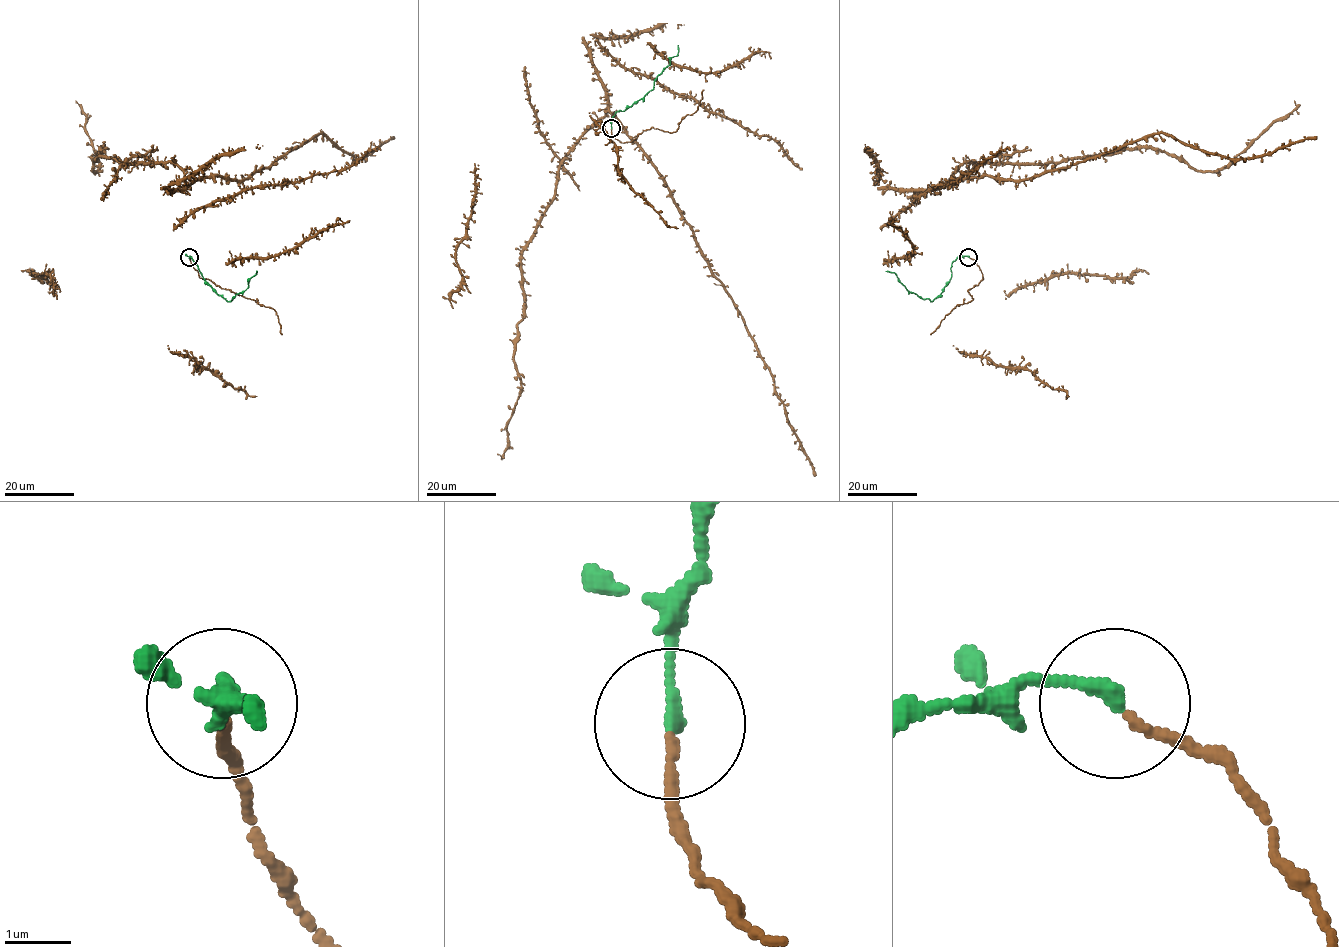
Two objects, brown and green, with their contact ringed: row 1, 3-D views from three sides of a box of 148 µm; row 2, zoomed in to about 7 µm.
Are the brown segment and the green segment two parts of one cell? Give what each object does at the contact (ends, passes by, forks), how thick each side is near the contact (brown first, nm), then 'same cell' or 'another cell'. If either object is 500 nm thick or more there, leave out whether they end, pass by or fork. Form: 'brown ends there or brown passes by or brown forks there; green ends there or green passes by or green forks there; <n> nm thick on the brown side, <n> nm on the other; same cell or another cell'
brown ends there; green ends there; 130 nm thick on the brown side, 200 nm on the other; same cell

